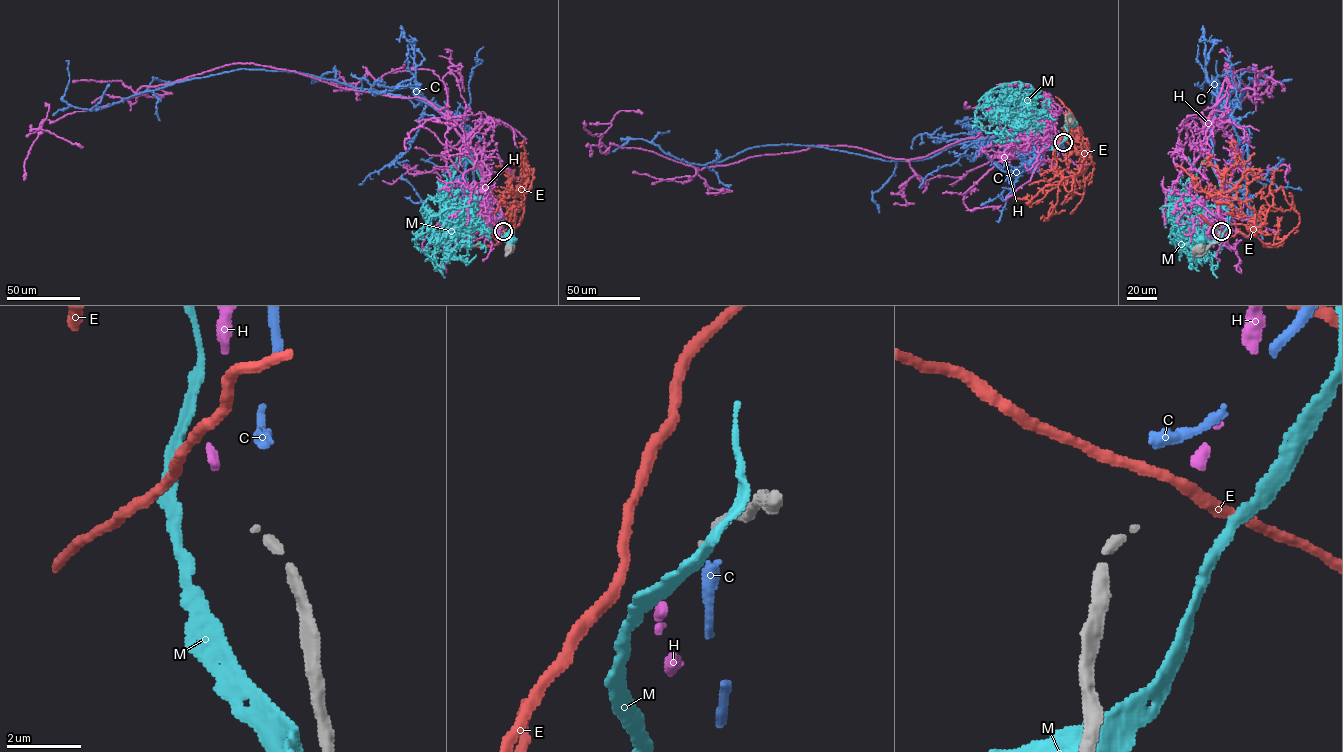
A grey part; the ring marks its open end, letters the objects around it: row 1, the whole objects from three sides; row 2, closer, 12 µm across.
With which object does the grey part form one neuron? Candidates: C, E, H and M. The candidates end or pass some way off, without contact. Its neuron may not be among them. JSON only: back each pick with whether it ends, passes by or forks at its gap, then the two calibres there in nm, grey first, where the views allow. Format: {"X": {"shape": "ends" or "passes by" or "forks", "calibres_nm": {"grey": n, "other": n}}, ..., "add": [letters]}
{"H": {"shape": "ends", "calibres_nm": {"grey": 160, "other": 260}}, "add": ["H"]}

